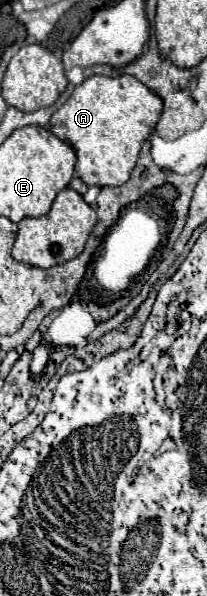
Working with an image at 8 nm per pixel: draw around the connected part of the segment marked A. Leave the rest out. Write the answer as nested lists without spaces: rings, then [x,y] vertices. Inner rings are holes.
[[[92,75],[52,115],[50,131],[74,147],[78,155],[76,173],[86,185],[116,187],[128,181],[142,143],[160,119],[162,105],[162,99],[132,75]]]

